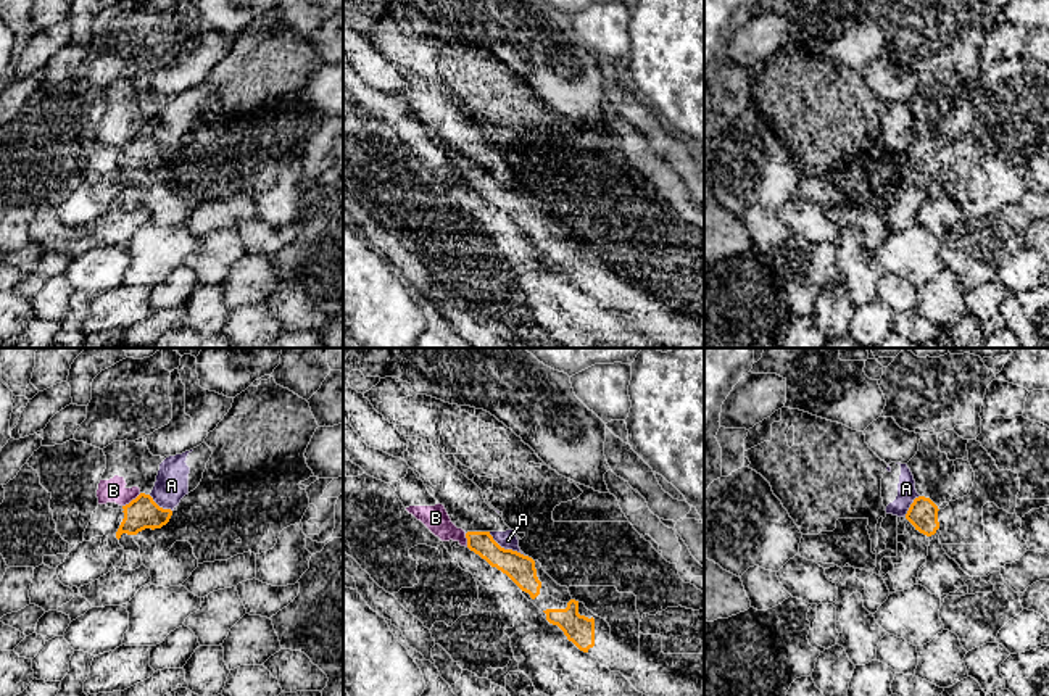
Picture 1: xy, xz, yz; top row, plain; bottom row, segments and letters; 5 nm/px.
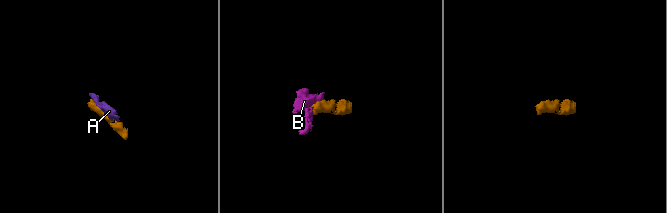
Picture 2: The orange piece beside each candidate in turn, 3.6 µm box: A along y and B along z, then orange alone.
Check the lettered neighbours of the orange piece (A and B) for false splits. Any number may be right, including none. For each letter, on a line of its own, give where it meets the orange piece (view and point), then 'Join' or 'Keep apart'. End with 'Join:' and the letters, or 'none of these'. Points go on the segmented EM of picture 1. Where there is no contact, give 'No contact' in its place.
A: Touches orange at xz (506, 550). Keep apart
B: Touches orange at xy (132, 500). Keep apart
Join: none of these

